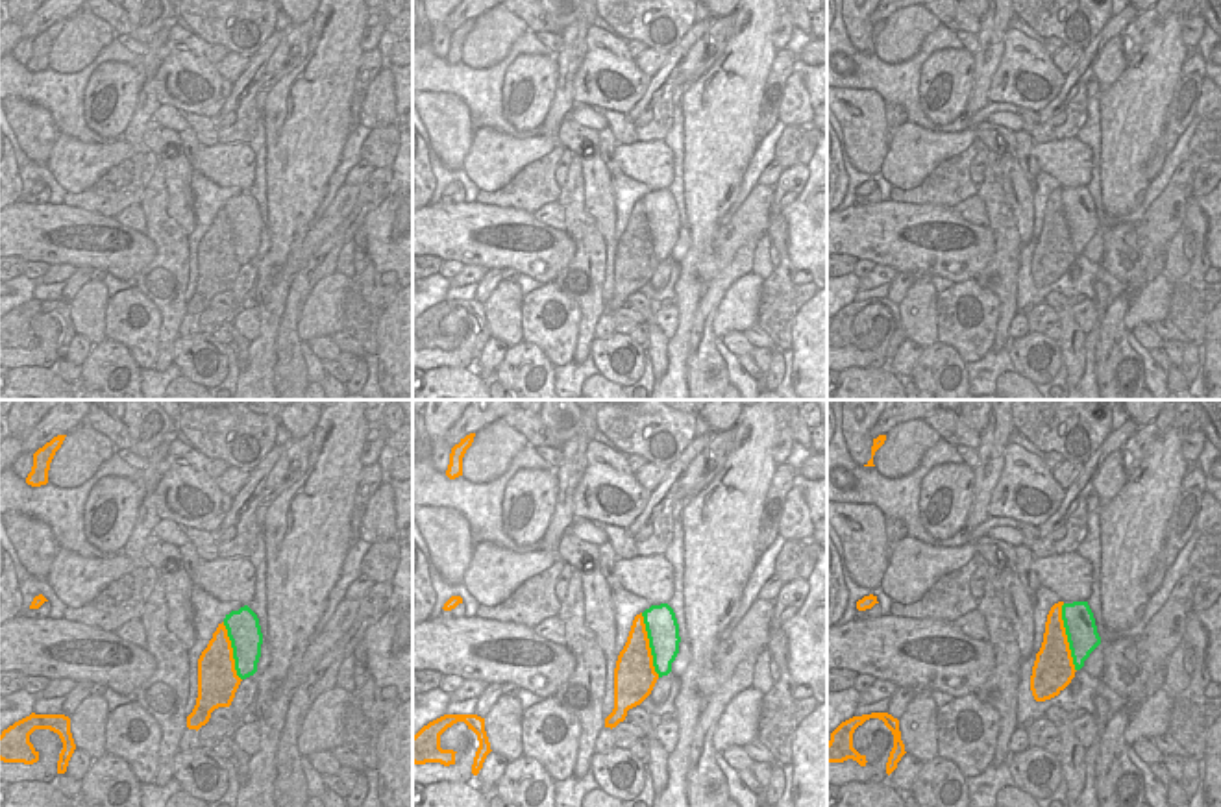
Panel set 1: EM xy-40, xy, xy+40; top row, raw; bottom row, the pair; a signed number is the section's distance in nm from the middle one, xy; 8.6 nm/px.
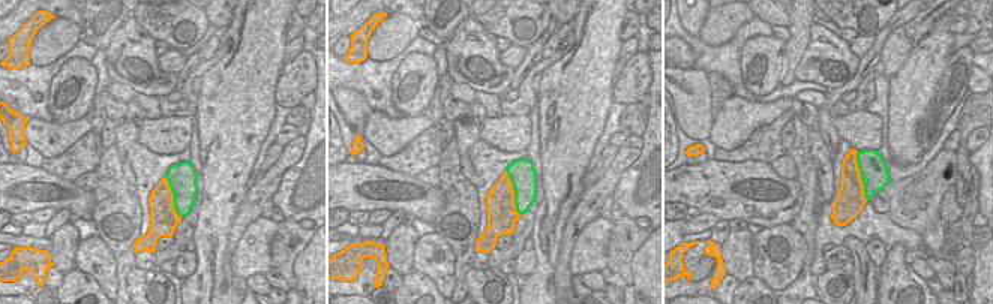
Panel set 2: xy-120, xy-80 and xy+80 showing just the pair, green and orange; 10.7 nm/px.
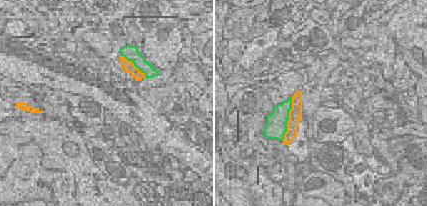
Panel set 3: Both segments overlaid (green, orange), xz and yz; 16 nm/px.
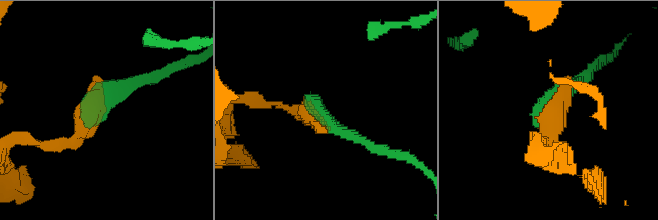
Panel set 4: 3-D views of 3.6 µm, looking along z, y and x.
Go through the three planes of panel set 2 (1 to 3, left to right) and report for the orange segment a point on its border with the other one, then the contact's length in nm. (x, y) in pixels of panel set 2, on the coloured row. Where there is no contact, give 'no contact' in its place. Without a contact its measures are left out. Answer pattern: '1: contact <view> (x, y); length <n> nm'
1: contact xy-120 (173, 195); length 500 nm
2: contact xy-80 (515, 192); length 500 nm
3: contact xy+80 (860, 174); length 550 nm

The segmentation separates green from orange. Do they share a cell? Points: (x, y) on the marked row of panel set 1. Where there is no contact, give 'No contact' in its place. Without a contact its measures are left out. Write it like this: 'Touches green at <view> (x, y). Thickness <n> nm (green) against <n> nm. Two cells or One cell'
Touches green at xy+40 (1068, 637). Thickness 280 nm (green) against 320 nm. Two cells.

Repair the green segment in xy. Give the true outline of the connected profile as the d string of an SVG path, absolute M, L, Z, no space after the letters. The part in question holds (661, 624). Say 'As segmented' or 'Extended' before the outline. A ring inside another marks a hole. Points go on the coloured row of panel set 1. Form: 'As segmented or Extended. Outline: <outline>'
As segmented. Outline: M668 603L651 605L642 613L649 648L653 655L653 666L659 677L672 672L672 663L679 653L679 624L673 609Z

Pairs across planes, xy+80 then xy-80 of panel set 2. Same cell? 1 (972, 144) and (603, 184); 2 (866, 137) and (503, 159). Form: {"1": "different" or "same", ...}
{"1": "same", "2": "different"}

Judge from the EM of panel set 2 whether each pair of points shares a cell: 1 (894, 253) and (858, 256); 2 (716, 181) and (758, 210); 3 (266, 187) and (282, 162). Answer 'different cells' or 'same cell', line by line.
1: different cells
2: same cell
3: same cell

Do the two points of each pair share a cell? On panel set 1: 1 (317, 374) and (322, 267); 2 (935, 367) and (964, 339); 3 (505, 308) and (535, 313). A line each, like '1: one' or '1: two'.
1: two
2: two
3: two

